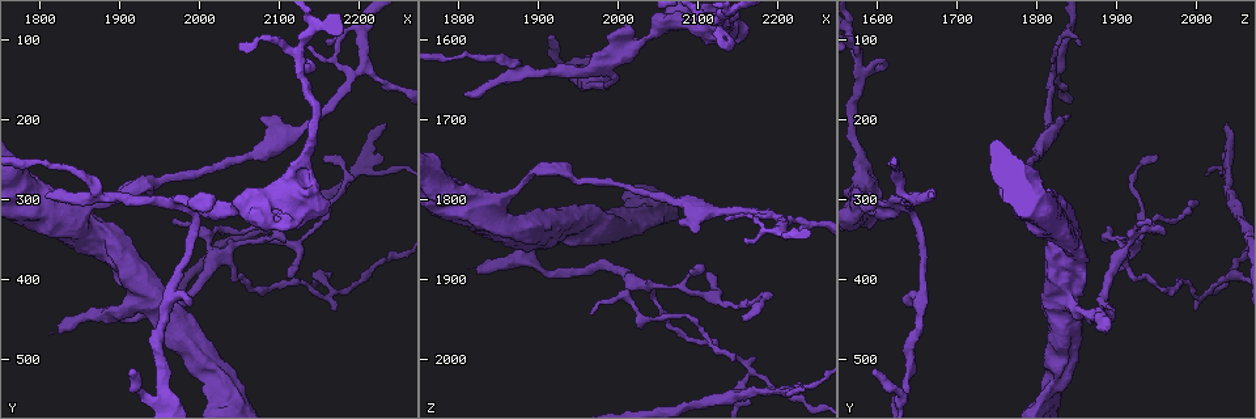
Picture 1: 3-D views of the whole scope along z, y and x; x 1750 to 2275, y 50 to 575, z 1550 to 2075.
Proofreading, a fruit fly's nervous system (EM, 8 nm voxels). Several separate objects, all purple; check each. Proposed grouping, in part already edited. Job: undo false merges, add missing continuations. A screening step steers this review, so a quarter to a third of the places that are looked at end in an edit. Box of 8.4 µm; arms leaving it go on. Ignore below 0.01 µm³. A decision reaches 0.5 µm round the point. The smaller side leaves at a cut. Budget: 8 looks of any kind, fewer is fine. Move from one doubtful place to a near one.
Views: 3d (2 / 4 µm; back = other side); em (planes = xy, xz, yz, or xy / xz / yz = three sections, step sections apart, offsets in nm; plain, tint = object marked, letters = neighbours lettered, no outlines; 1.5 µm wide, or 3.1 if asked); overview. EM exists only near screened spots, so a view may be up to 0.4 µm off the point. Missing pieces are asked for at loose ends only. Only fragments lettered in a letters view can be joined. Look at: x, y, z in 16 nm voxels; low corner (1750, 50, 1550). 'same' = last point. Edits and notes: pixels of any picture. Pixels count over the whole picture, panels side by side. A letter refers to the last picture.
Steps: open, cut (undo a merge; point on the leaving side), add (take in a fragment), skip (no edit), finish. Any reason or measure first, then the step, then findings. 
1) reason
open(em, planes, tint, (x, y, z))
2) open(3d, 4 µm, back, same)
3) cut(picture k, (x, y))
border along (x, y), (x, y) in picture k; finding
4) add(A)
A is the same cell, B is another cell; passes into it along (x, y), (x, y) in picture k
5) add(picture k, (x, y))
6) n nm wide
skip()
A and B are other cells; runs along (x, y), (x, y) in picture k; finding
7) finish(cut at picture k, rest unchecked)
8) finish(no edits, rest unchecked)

free end
open(em, xy, step 4, tint, (1825, 470, 1890))

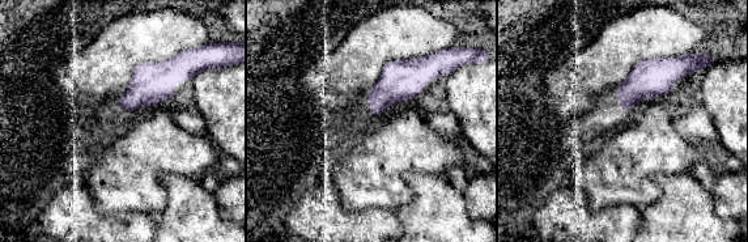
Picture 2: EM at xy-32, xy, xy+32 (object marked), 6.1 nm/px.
another direction
open(em, yz, step 8, letters, same)

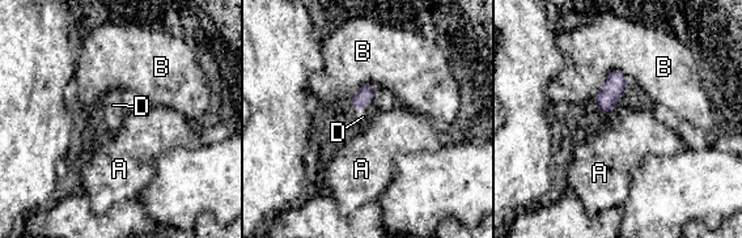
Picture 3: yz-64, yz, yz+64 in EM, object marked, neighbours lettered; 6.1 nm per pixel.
add(D)
D is the same cell, A and B are other cells; passes into it along (365, 92), (364, 106), (363, 117) in picture 3; the cell continues

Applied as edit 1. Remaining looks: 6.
redraw
open(overview)

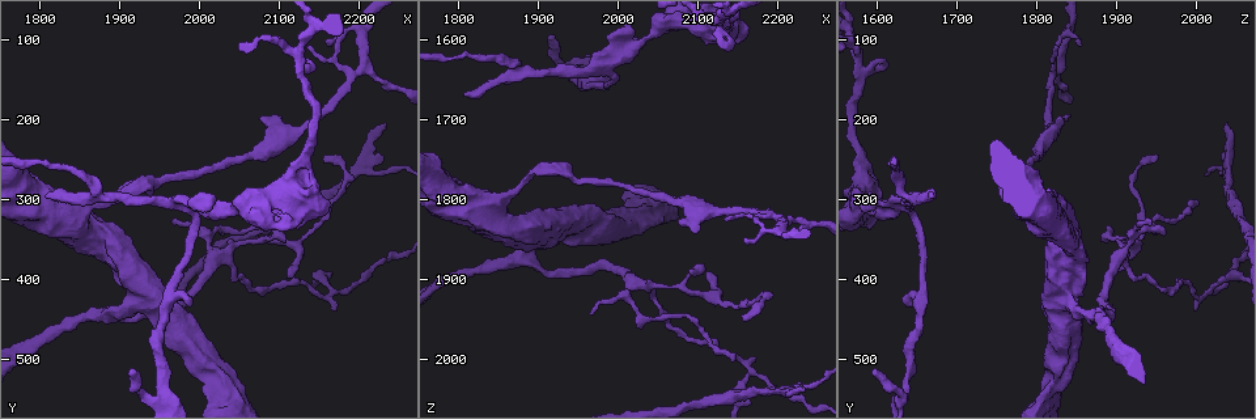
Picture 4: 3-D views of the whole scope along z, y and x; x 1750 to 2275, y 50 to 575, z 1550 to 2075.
free end
open(em, yz, step 8, tint, (2230, 205, 2035))

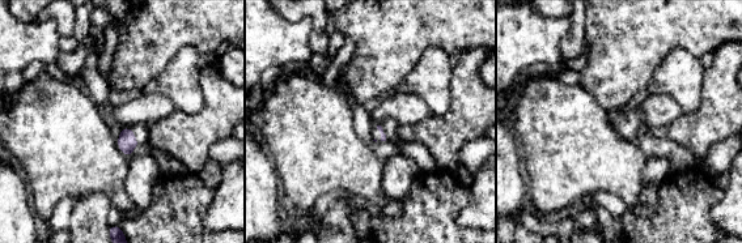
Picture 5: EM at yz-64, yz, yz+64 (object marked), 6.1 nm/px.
another direction
open(em, xz, step 8, letters, same)

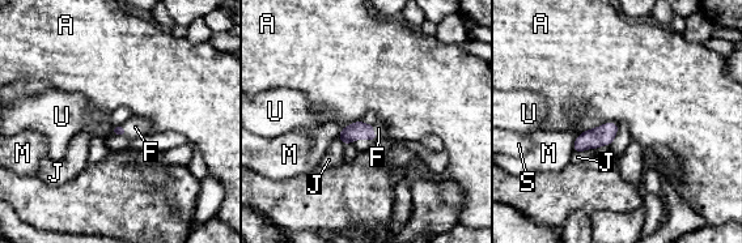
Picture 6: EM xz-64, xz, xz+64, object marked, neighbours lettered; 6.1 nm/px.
add(F)
F is the same cell, A, J, M, S and U are other cells; passes into it along (357, 129), (372, 132), (378, 128) in picture 6; it goes on there

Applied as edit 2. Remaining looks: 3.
free end
open(3d, 4 µm, (1810, 300, 1670))

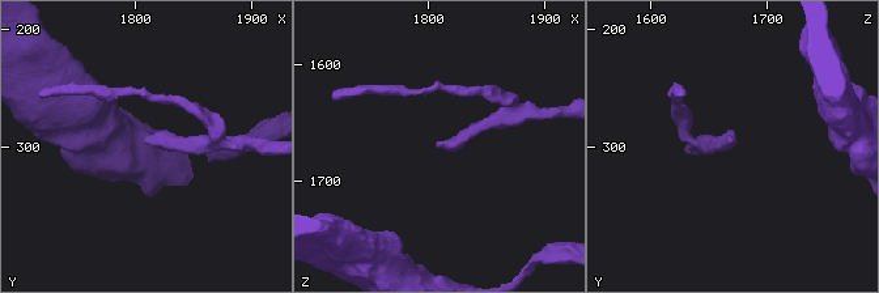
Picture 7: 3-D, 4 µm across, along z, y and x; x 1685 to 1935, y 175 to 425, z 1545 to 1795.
shape alone is not enough
open(em, yz, step 8, letters, (1808, 300, 1668))

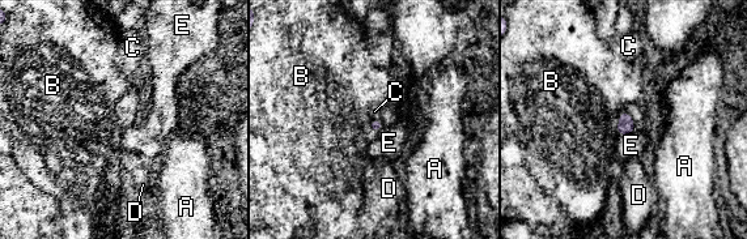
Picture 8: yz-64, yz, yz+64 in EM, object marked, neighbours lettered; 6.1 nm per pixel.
add(C)
C is the same cell, A, B, D and E are other cells; it goes on there

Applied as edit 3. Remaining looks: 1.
finish(add at picture 3, add at picture 6, add at picture 8, rest unchecked)

